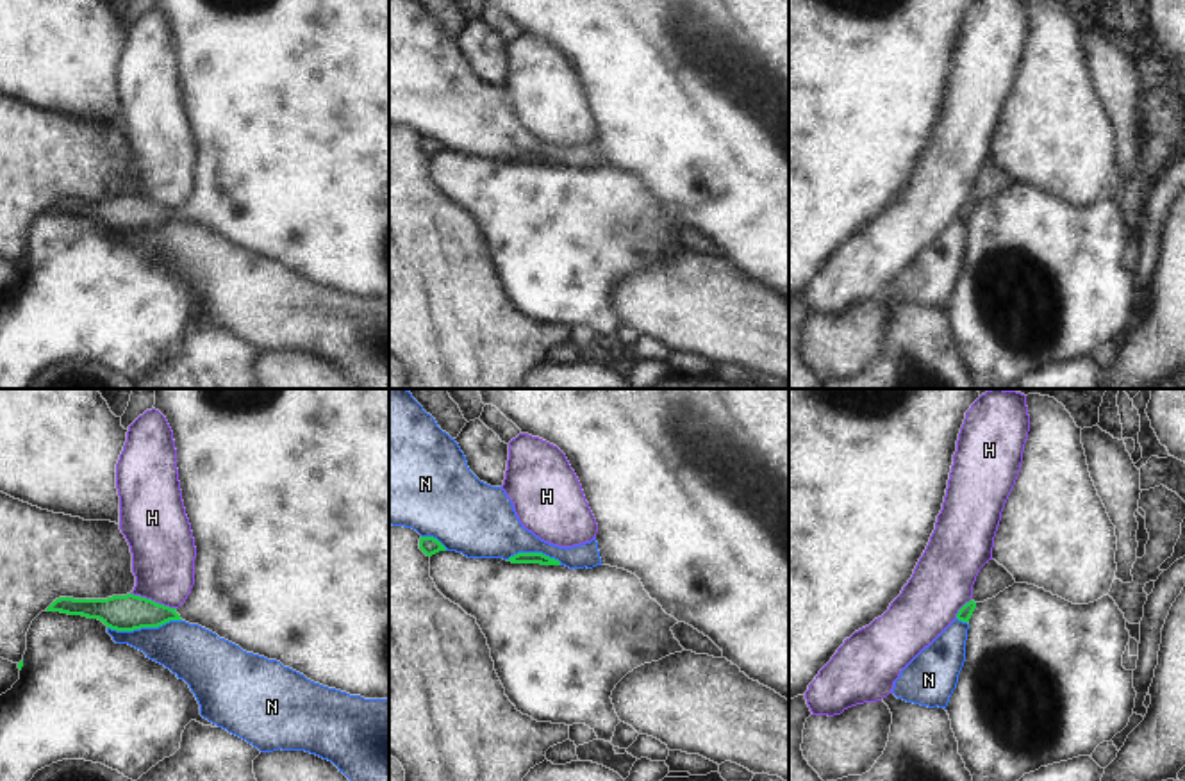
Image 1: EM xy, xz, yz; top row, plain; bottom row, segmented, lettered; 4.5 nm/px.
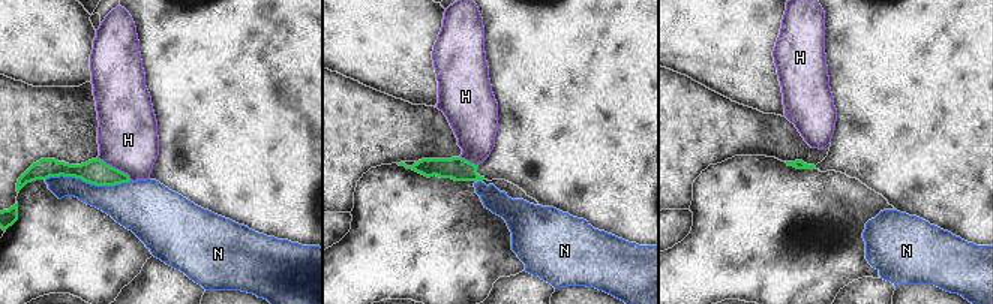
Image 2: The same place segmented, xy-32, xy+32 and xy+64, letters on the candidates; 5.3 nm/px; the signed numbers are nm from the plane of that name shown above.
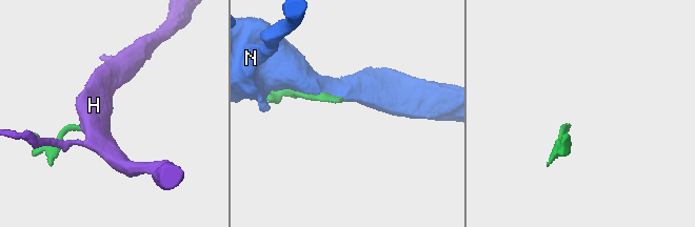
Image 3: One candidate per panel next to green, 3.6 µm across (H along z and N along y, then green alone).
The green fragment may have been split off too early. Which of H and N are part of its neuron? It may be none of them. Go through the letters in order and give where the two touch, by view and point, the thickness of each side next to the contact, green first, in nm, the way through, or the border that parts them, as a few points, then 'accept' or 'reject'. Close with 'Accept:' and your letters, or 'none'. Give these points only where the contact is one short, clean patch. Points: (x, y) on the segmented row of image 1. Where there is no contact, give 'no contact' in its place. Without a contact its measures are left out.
H: contact xy (154, 601); calibres 160 and 280 nm; border xy (131, 592), (175, 608); reject
N: contact xy (143, 626); calibres 160 and 240 nm; reject
Accept: none

